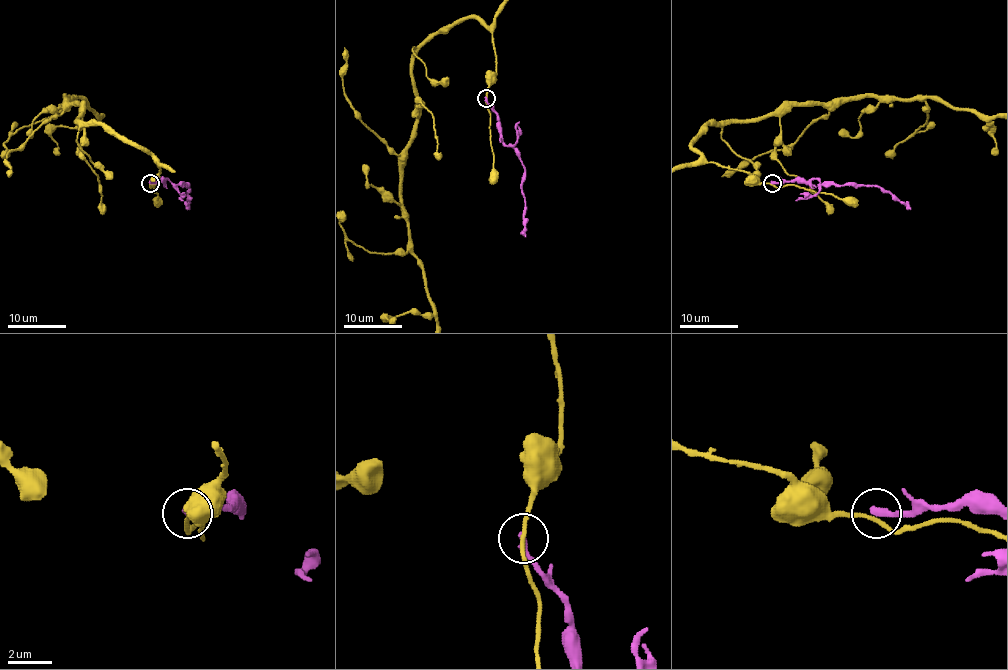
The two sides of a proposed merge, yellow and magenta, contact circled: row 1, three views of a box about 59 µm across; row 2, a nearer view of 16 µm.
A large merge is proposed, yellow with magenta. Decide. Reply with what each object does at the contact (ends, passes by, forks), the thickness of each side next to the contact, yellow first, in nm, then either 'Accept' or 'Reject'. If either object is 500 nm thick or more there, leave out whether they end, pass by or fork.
At the ring yellow passes by. At the ring magenta ends. Thickness 170 nm (yellow) against 320 nm. Reject

